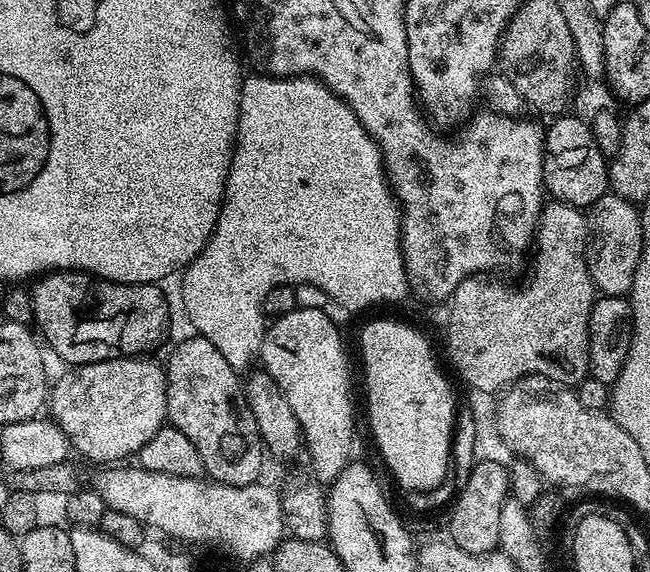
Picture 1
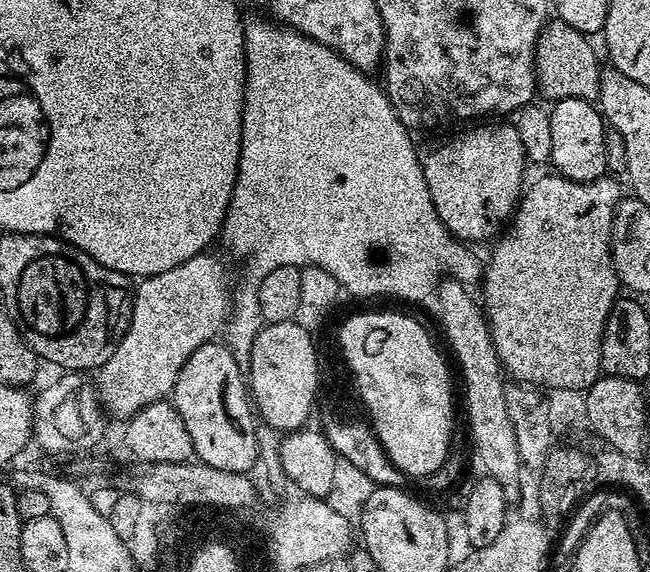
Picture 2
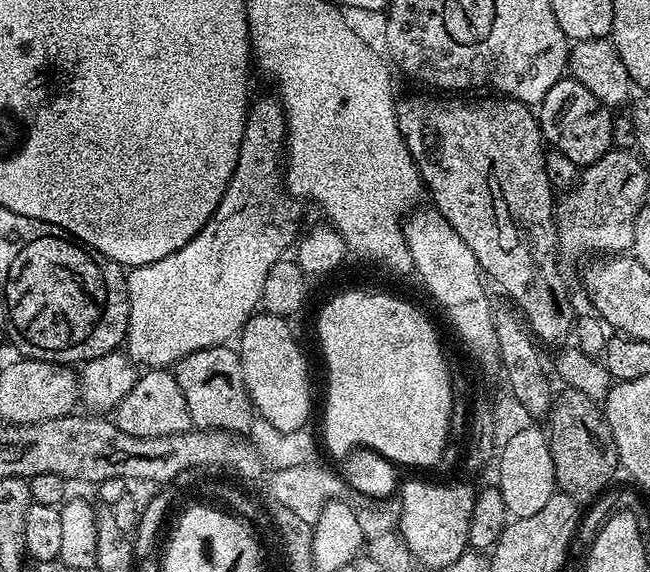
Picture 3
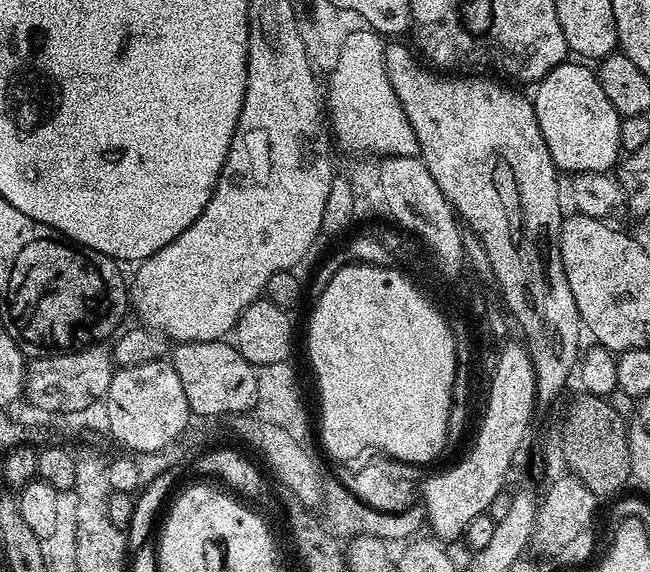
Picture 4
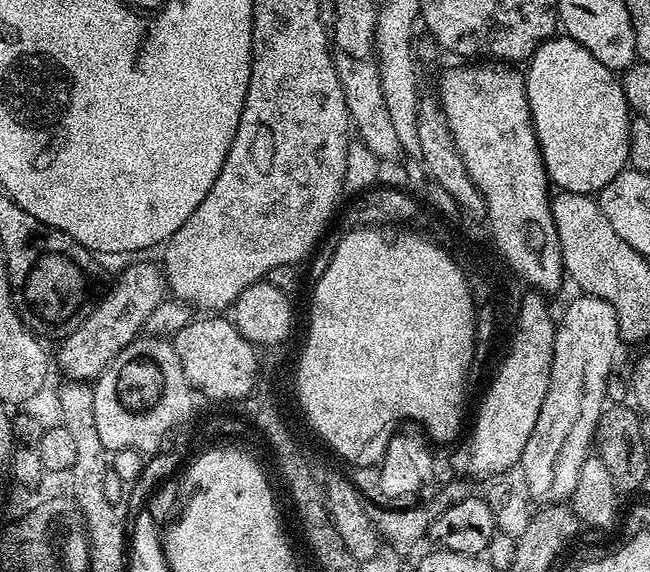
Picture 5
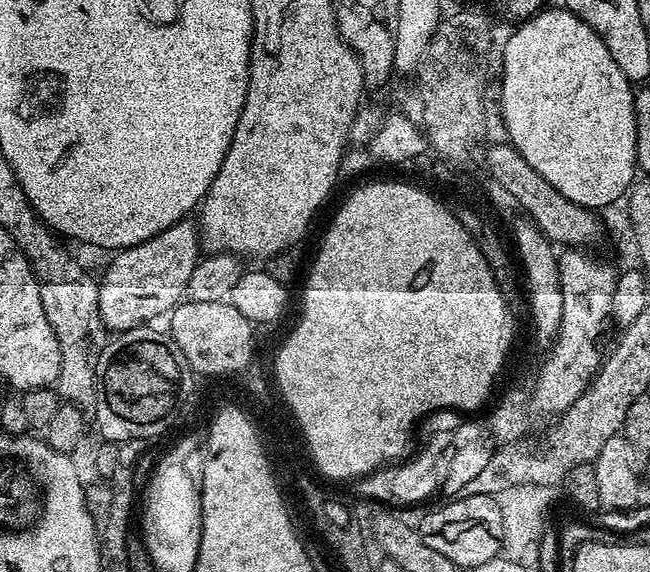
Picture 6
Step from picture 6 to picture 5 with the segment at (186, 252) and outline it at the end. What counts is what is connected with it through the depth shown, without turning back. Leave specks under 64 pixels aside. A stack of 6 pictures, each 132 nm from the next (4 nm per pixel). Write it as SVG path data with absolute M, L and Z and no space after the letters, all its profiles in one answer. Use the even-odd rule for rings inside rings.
M132 264L112 284L108 297L101 299L84 317L84 321L69 336L63 337L60 348L60 368L68 380L95 381L117 354L141 335L144 323L154 306L166 296L166 277L152 264Z

